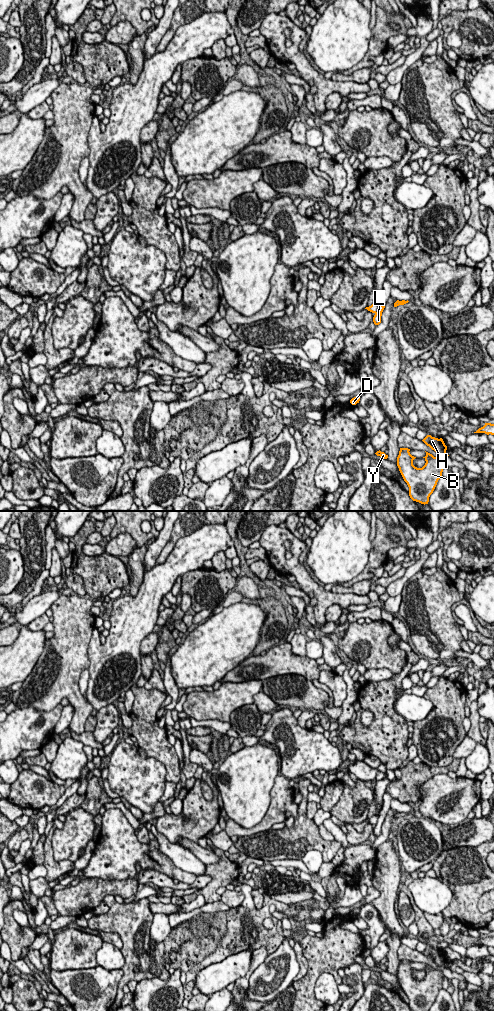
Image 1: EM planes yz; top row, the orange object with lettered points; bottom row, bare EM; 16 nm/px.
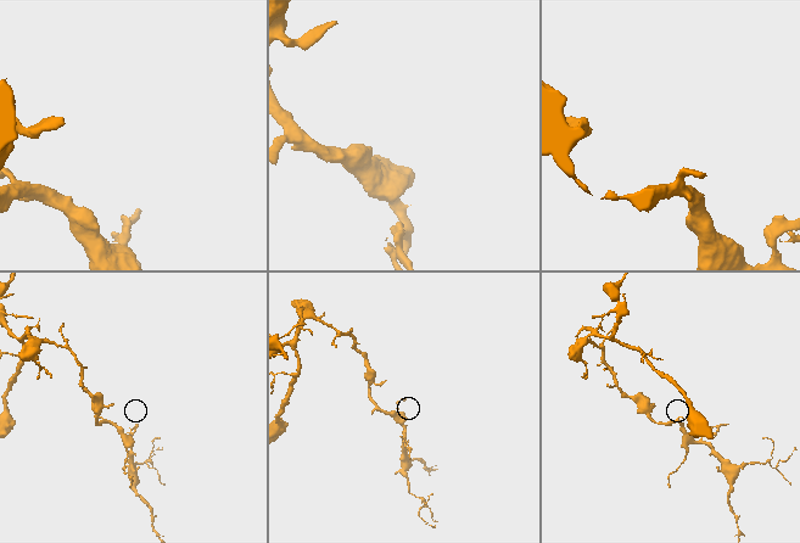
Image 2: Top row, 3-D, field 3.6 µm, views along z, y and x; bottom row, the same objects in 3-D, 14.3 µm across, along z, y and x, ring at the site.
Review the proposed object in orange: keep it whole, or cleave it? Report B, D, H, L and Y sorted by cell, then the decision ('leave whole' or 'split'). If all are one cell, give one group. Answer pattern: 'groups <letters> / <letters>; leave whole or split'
groups B D H Y / L; split

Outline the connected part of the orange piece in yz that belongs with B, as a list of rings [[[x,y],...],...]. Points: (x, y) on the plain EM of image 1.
[[[400,960],[397,969],[399,983],[409,999],[411,1011],[429,1011],[438,992],[442,989],[444,974],[439,969],[434,969],[426,964],[423,969],[426,973],[422,980],[413,977],[416,970],[410,966],[410,961]]]

